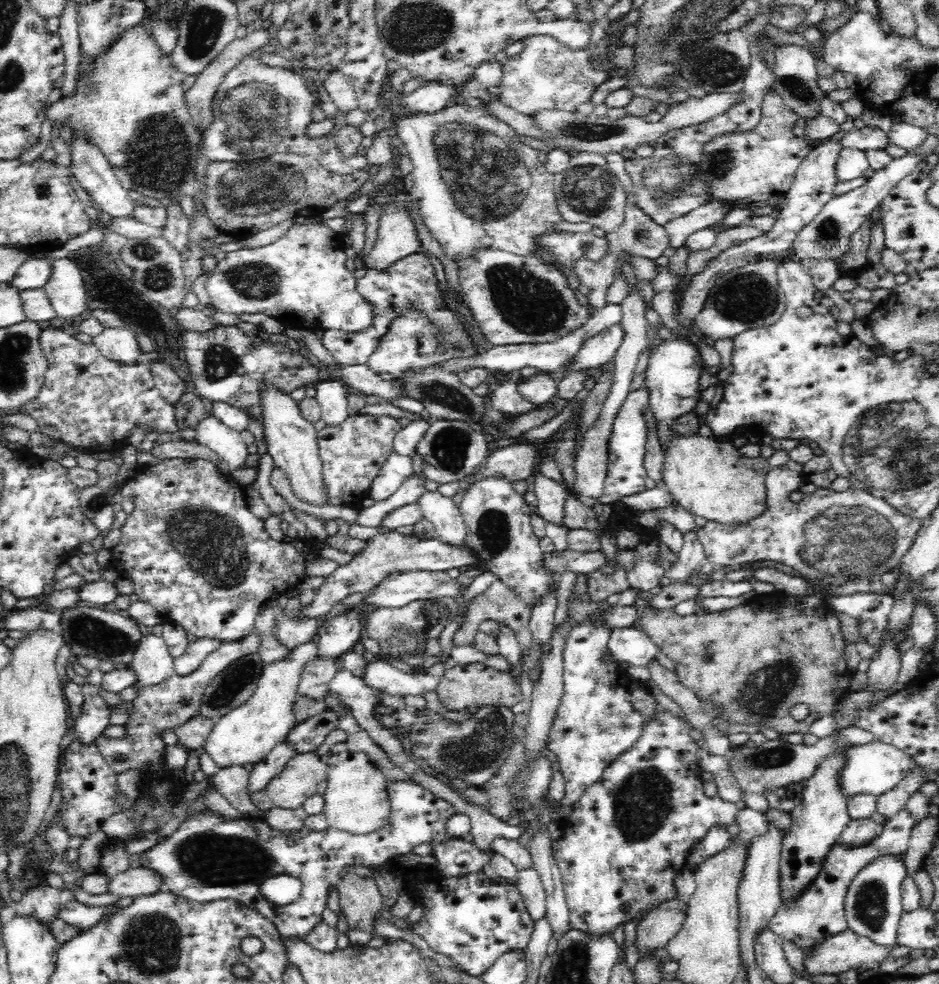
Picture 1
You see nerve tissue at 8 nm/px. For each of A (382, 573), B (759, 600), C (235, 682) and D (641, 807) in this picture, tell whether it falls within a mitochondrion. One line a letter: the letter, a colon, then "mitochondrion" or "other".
A: other
B: other
C: mitochondrion
D: mitochondrion

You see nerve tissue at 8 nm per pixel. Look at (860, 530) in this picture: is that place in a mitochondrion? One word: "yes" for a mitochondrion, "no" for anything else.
yes

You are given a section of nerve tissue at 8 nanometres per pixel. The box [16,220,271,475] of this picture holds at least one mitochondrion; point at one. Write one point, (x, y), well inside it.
(157, 276)

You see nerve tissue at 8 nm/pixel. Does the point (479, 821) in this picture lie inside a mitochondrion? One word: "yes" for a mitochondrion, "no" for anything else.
no

